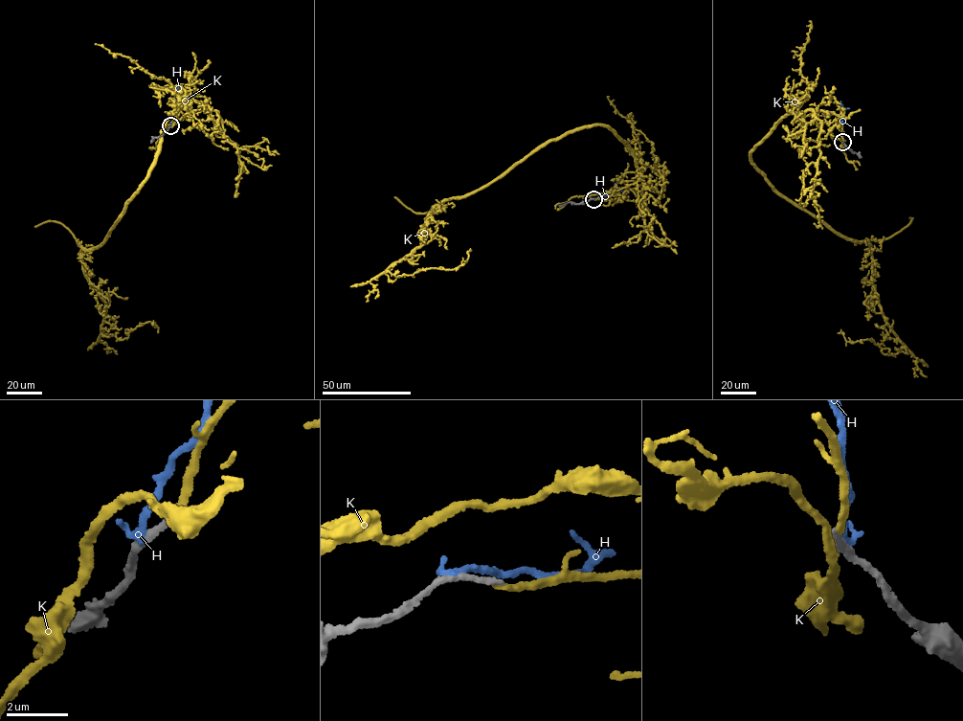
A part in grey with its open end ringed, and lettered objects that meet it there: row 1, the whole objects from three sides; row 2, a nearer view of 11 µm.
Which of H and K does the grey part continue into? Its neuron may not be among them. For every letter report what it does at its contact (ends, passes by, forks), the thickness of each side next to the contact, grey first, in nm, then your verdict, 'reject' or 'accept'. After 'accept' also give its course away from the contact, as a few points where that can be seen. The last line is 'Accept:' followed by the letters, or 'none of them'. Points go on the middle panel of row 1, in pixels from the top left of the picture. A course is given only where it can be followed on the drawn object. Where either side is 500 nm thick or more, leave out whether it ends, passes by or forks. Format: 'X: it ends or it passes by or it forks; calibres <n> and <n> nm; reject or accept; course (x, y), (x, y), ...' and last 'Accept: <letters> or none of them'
H: it ends; calibres 200 and 260 nm; reject
K: it ends; calibres 190 and 200 nm; accept; course (593, 199), (639, 175), (598, 124), (434, 207), (420, 245), (386, 270), (452, 270), (470, 248)
Accept: K

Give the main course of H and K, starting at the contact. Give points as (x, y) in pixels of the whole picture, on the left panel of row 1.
H: (169, 127), (175, 106), (173, 92), (181, 84)
K: (171, 125), (139, 191), (81, 254), (105, 303), (100, 332), (123, 339), (152, 325)

